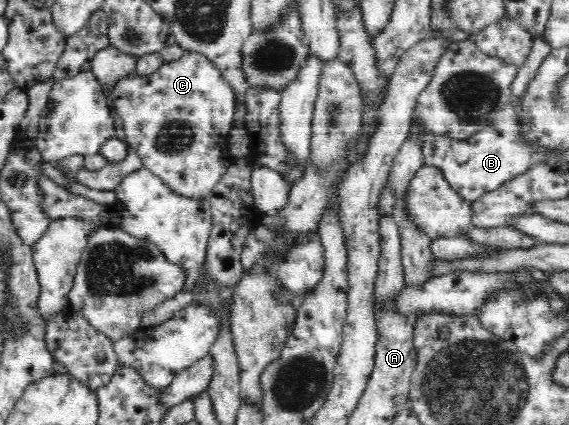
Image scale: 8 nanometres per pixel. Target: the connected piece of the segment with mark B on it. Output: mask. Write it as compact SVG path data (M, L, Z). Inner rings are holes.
M542 37L533 39L533 48L526 66L518 69L518 74L512 84L512 98L506 106L491 115L492 124L476 132L466 140L450 140L436 138L428 132L424 138L424 165L432 165L441 170L450 189L466 203L474 203L482 194L494 190L515 174L527 169L534 161L544 159L539 150L533 150L525 145L517 136L517 96L524 92L526 83L536 74L543 60L552 52L552 45Z

